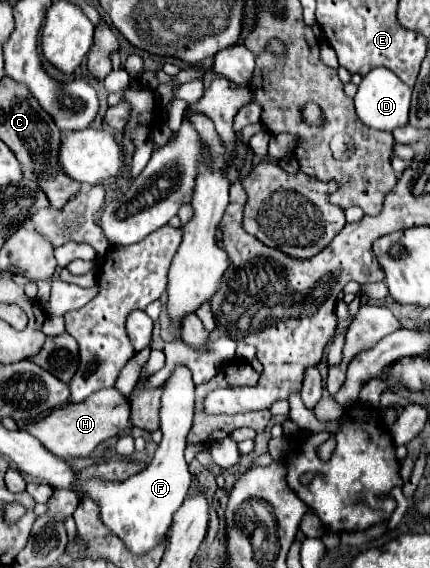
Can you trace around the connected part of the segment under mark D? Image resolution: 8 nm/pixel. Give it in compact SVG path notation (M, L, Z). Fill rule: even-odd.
M374 68L372 72L368 72L362 78L362 82L358 86L358 94L354 96L356 114L362 120L362 124L366 124L370 128L394 130L394 128L408 124L410 96L412 96L412 90L398 76L394 76L394 72L390 72L386 68Z

